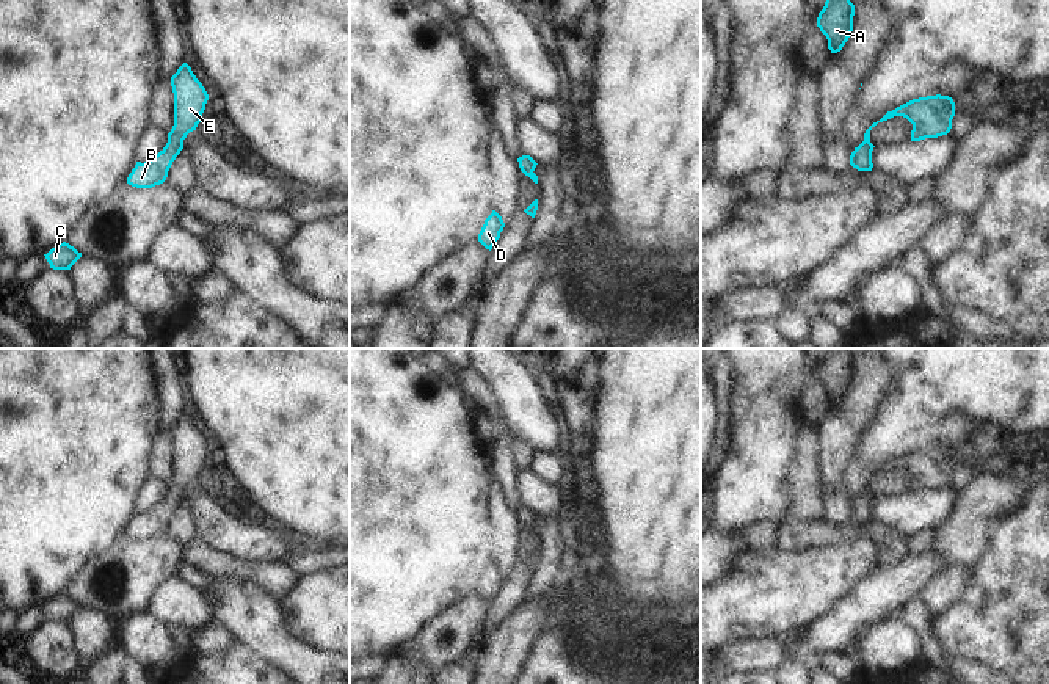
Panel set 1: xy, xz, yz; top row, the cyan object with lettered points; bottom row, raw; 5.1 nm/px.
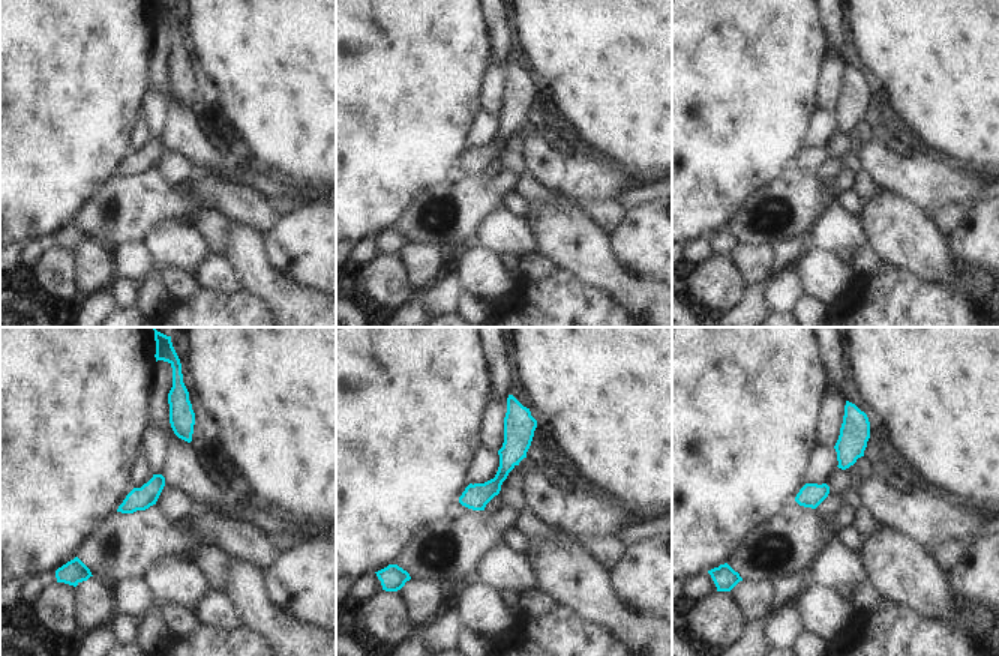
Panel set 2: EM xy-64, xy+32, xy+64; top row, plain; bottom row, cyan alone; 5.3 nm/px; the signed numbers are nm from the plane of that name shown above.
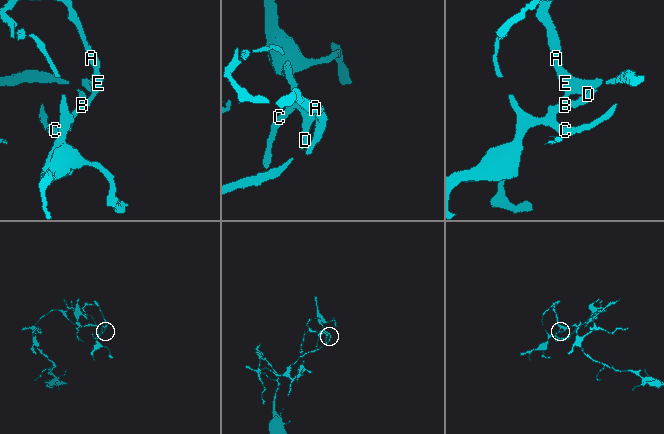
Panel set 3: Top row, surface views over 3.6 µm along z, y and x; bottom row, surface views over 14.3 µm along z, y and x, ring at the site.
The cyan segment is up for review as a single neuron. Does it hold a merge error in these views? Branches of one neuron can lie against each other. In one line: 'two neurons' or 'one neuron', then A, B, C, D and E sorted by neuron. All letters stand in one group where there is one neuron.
one neuron | A B C D E

